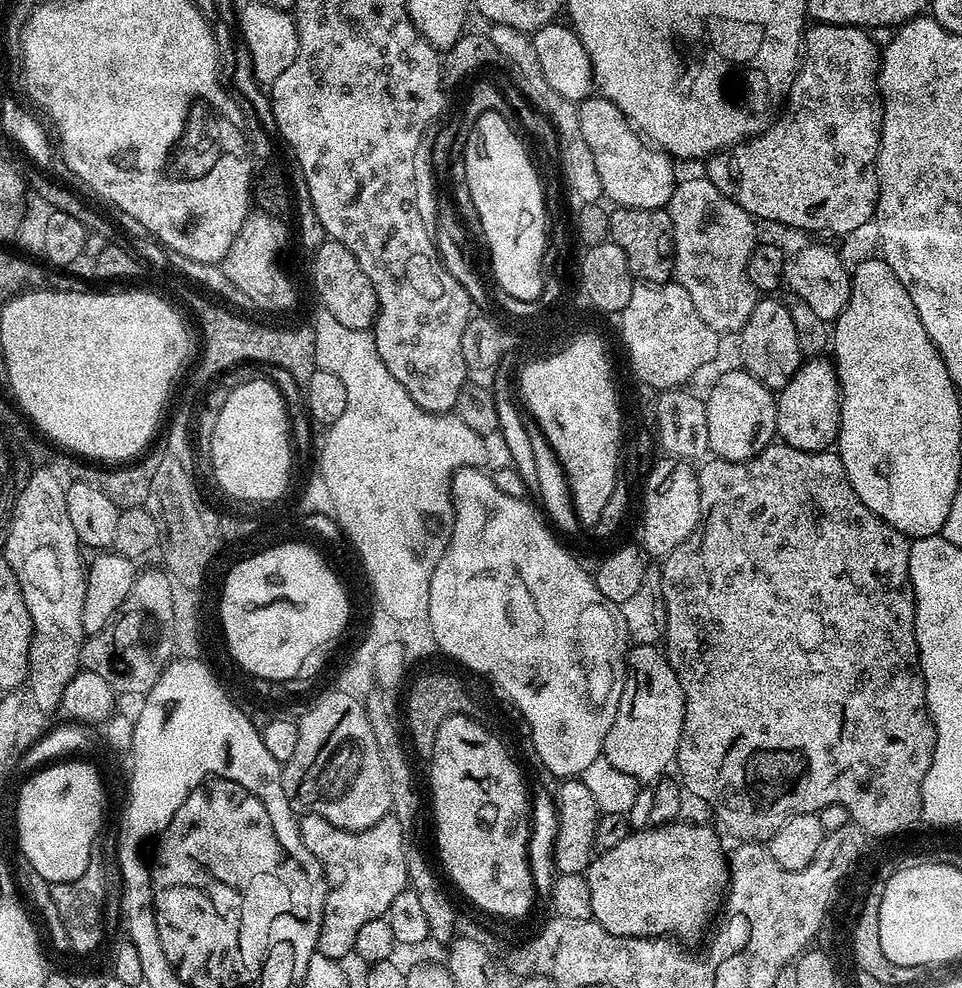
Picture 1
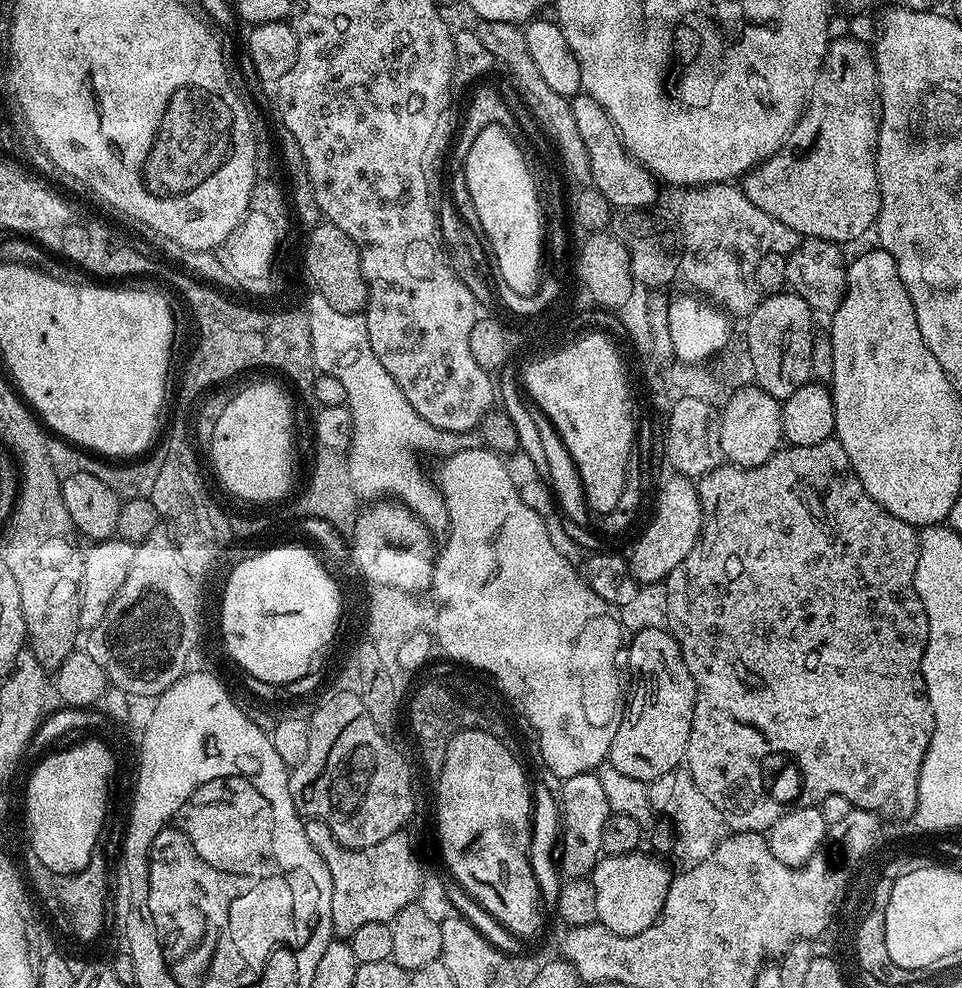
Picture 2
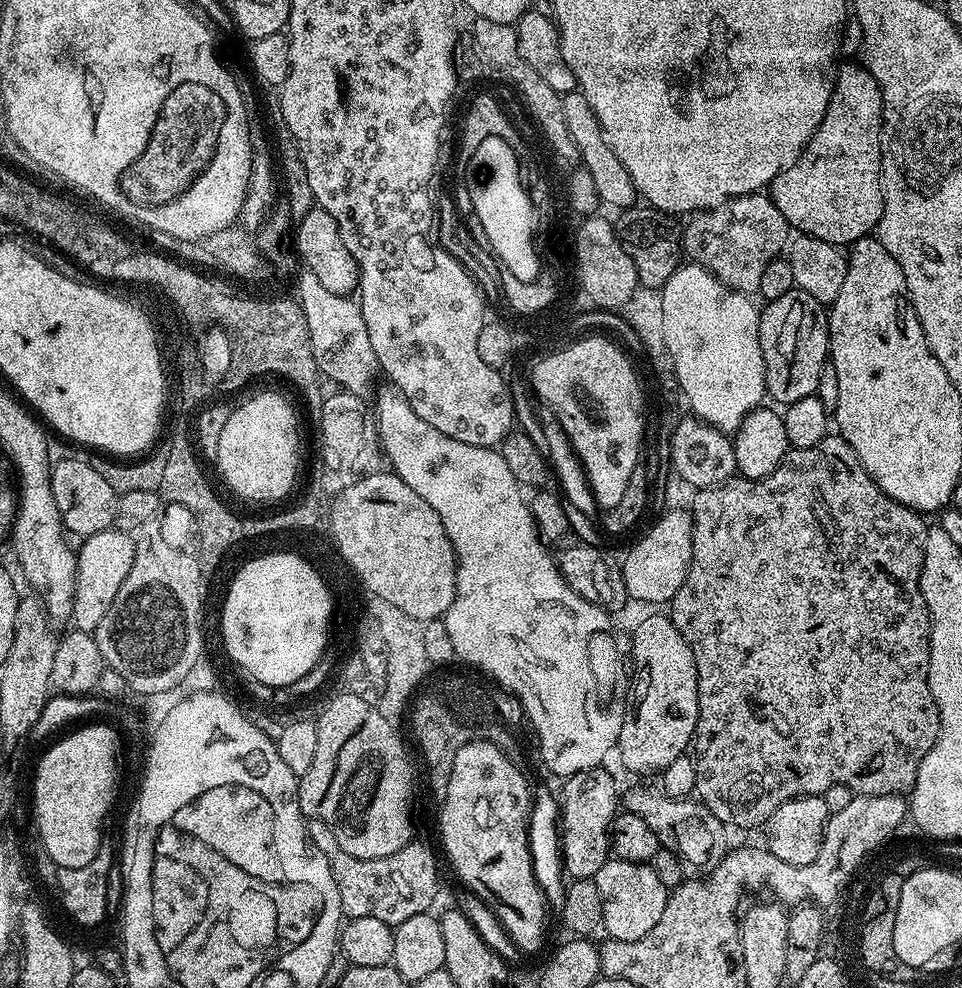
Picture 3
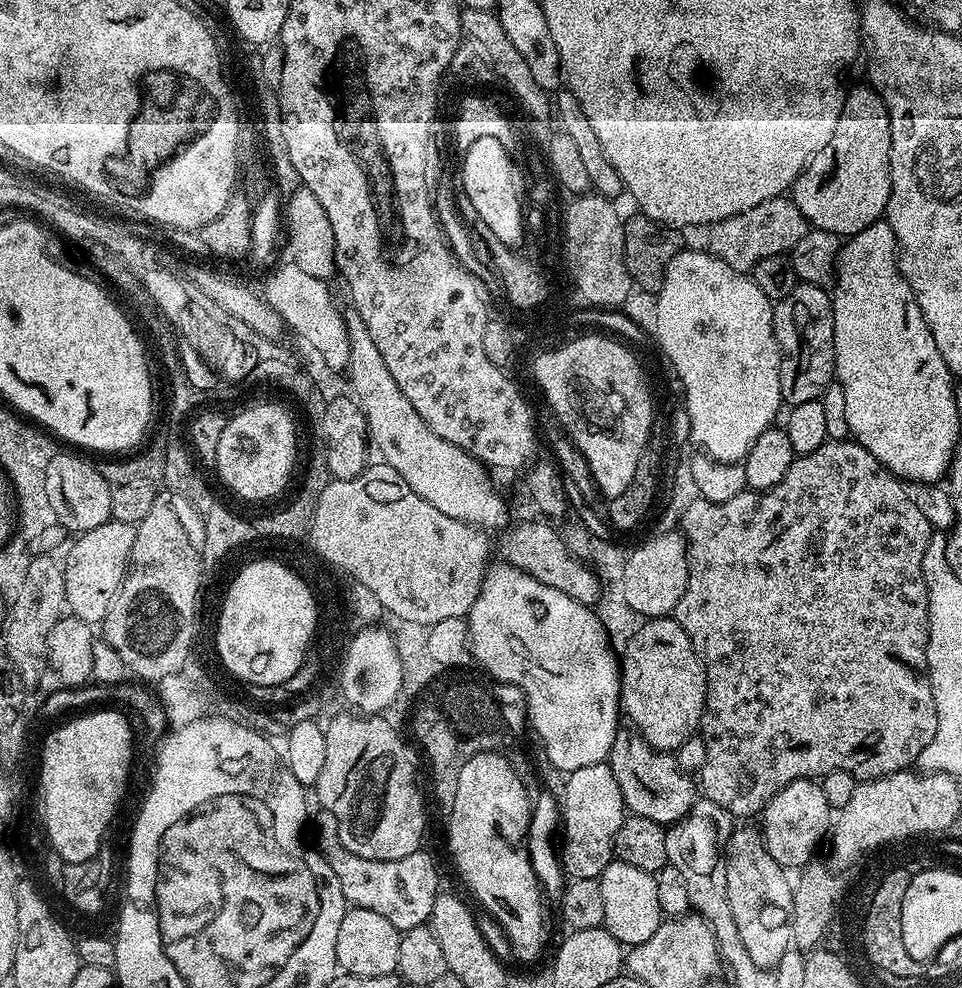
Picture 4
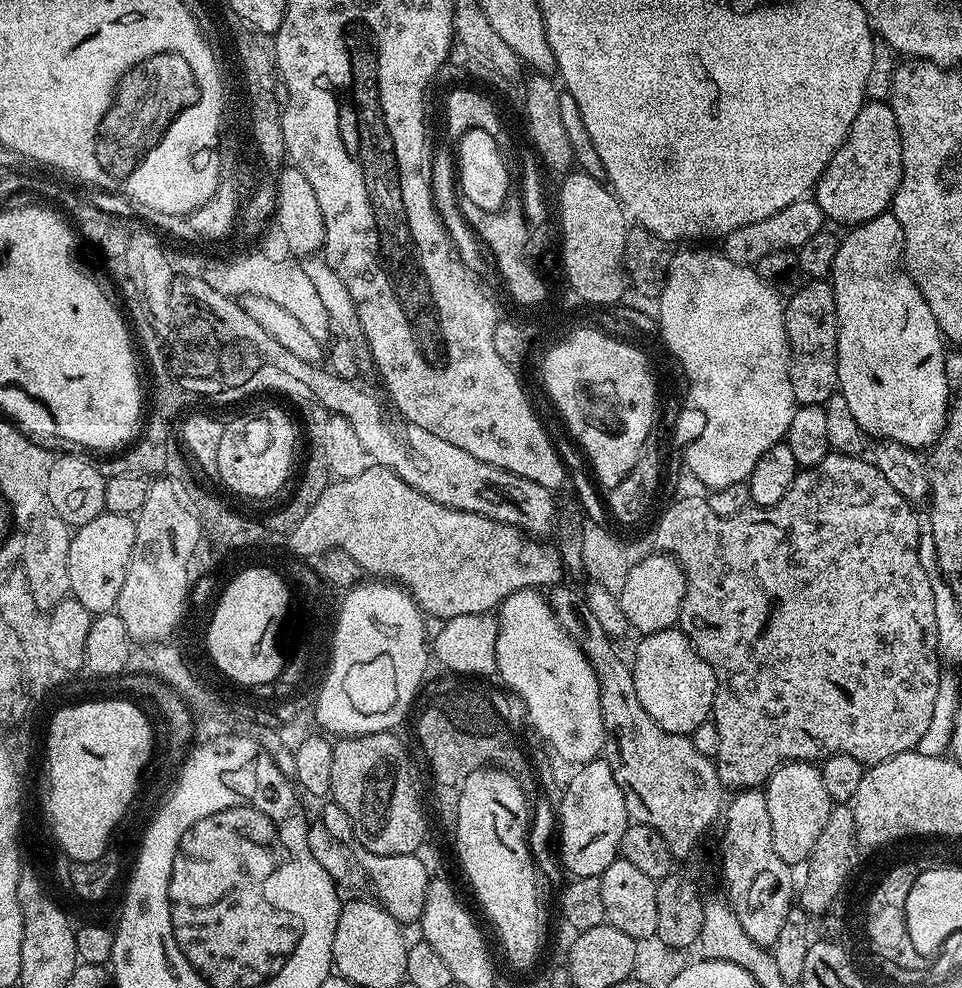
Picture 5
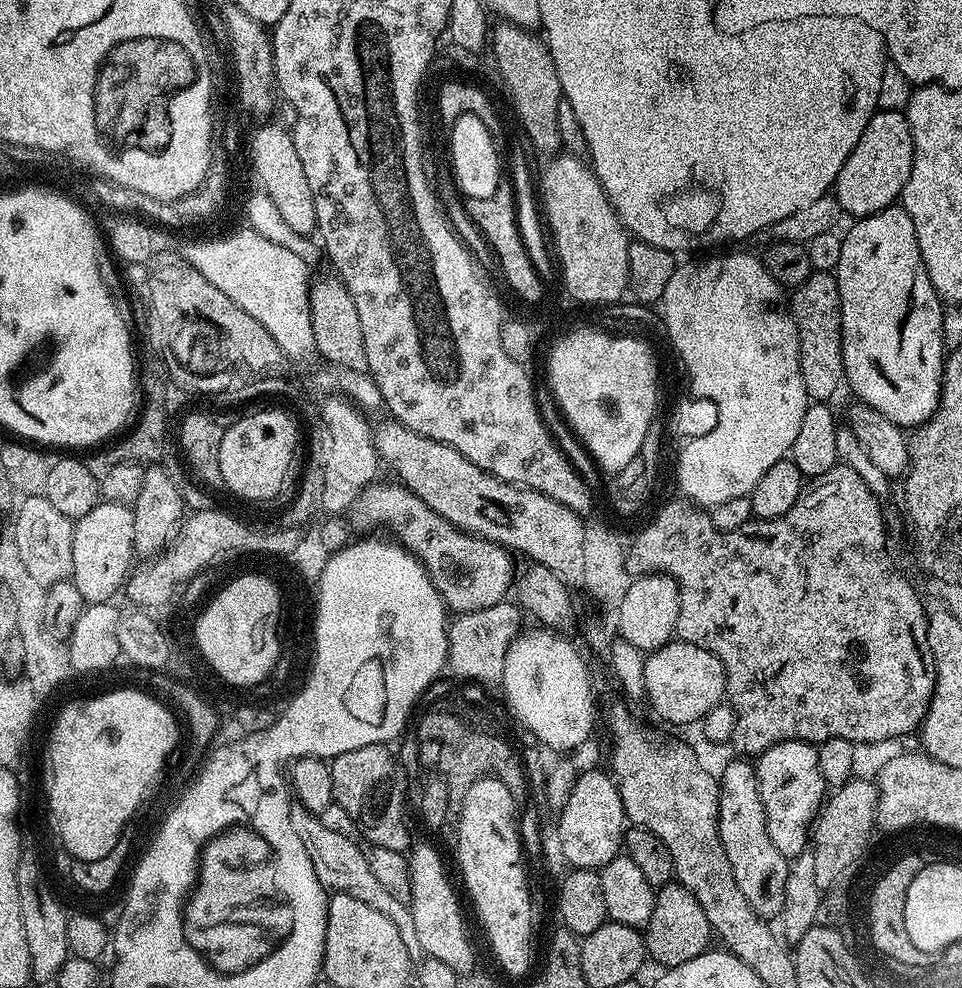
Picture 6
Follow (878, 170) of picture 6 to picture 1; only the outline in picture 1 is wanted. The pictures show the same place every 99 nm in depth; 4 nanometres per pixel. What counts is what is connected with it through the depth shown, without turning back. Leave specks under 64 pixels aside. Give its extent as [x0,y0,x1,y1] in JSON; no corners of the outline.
[706,23,884,236]

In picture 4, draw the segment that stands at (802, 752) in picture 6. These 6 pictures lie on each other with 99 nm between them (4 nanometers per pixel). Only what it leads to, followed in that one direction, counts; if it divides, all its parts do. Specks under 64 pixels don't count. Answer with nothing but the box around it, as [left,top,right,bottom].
[762,780,834,870]

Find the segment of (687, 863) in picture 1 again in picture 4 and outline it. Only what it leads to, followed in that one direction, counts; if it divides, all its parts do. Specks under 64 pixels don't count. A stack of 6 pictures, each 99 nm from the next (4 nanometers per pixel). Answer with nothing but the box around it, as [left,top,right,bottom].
[598,858,662,946]

